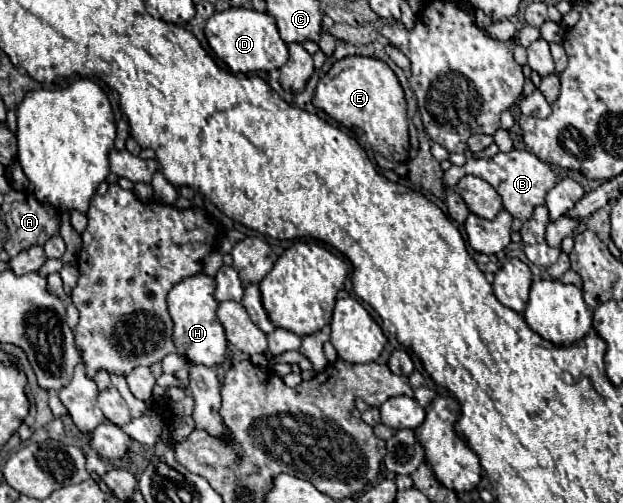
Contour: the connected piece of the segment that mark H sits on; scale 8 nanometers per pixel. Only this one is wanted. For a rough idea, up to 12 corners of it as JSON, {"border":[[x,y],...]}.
{"border":[[197,274],[167,296],[177,354],[221,364],[227,338],[215,280]]}

